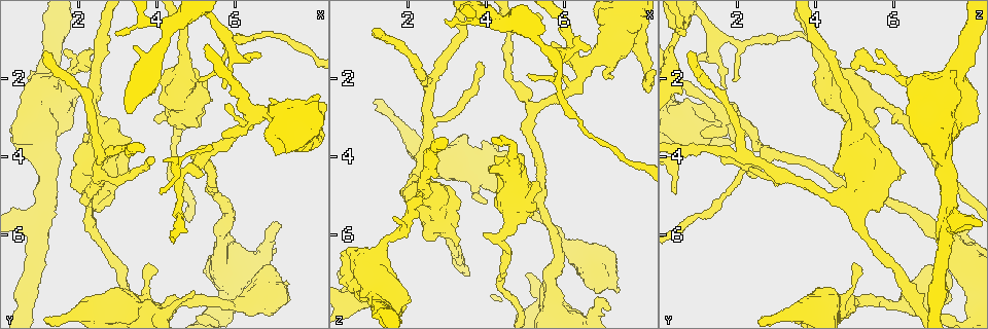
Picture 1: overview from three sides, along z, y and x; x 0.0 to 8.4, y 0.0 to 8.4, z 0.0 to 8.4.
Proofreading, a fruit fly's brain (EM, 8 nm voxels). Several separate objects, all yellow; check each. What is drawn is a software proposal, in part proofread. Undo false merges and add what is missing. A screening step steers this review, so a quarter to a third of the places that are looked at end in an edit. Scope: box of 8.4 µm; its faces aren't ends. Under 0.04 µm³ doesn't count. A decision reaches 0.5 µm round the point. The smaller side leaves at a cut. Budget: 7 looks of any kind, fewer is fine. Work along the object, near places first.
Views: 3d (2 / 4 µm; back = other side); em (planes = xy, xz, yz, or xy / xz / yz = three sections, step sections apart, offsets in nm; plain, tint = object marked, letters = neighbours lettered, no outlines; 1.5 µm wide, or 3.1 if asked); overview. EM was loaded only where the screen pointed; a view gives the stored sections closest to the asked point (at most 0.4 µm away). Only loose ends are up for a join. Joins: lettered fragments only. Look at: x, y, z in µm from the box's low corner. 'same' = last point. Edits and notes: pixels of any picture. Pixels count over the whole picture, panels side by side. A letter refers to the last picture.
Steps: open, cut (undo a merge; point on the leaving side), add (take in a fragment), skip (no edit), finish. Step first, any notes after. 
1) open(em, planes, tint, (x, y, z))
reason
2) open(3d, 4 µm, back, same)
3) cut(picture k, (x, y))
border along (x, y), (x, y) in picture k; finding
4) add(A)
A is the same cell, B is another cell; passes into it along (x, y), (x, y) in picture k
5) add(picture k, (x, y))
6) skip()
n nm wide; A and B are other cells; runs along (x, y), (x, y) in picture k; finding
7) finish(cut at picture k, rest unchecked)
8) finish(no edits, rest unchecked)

open(em, yz, step 4, letters, (1.95, 2.50, 7.85))
thick end

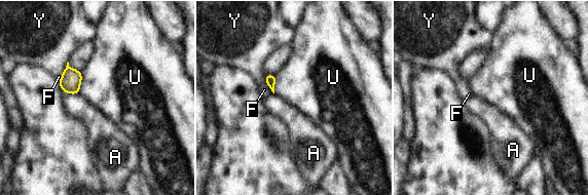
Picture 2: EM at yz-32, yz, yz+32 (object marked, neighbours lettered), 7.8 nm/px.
skip()
A, F, U and Y are other cells; none of them fits

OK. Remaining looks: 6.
open(3d, 4 µm, (1.20, 1.35, 0.70))
free end

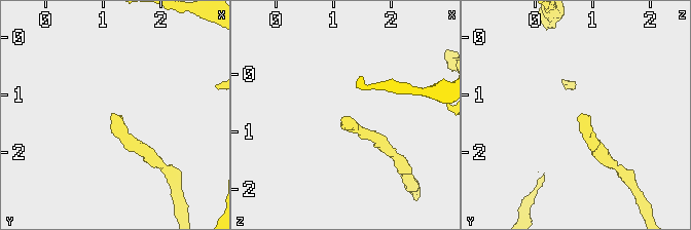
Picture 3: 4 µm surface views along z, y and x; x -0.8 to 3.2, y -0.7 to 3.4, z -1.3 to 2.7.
open(em, planes, tint, (1.15, 1.35, 0.75))
shape alone is not enough

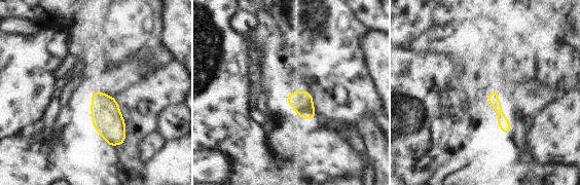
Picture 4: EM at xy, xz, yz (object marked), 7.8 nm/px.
open(em, planes, letters, same)

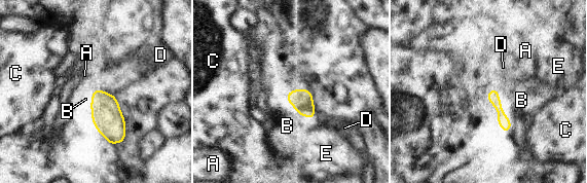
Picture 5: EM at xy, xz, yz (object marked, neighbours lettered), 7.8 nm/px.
skip()
A, B, C, D and E are other cells; runs along (494, 90), (494, 101), (506, 129) in picture 5; no lettered fragment goes on from it

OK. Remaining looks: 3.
open(em, planes, letters, (6.65, 1.35, 1.15))
free end

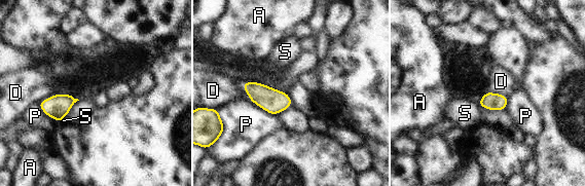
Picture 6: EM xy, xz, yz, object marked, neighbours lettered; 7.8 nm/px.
skip()
A, D, P and S are other cells; none of them fits

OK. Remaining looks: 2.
finish(no edits, rest unchecked)

